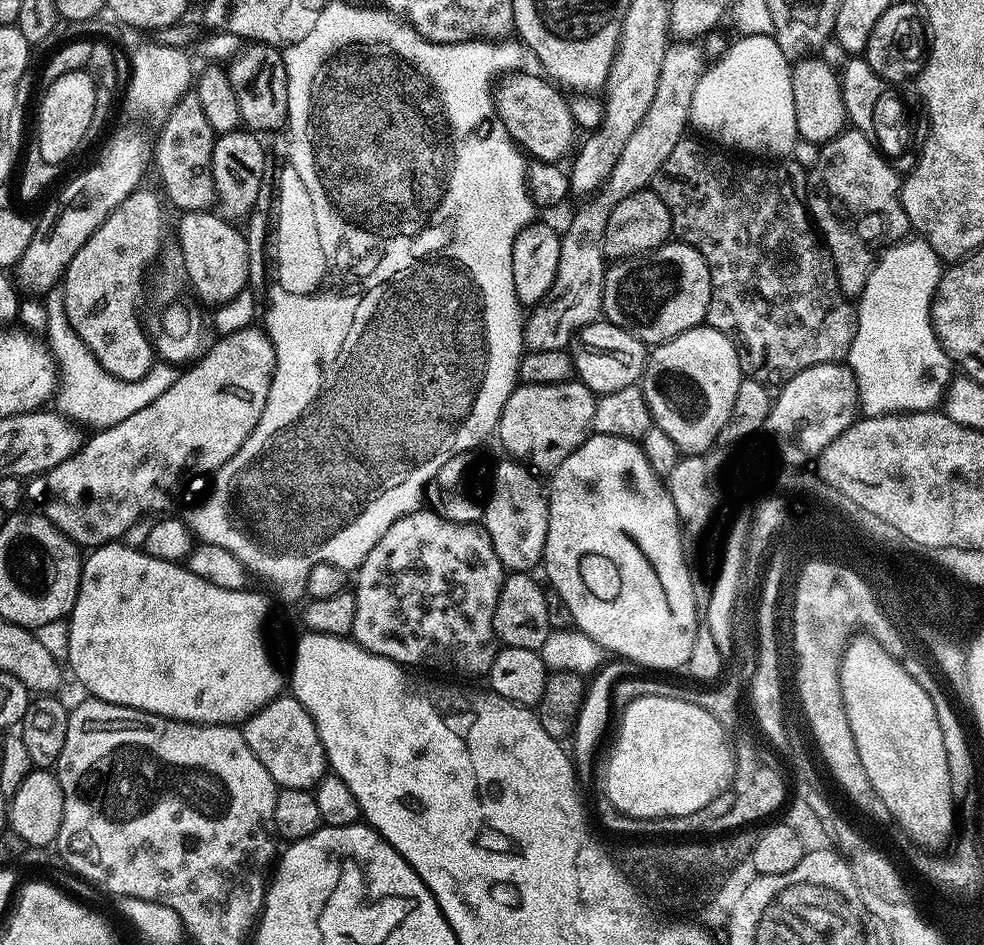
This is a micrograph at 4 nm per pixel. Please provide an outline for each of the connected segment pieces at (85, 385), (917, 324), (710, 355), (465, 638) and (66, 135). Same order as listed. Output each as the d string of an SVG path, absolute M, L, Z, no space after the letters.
M57 286L50 289L43 297L46 306L46 342L52 349L58 363L58 372L62 377L62 387L58 392L59 411L69 420L79 425L93 424L93 429L103 430L111 424L130 418L130 414L138 414L142 406L152 404L177 378L178 372L169 363L153 363L151 371L141 380L119 380L108 373L94 358L94 354L78 338L78 334L70 326L64 309L64 290Z
M905 238L883 249L884 257L873 263L870 278L858 297L856 333L846 363L852 369L856 388L860 391L859 411L868 418L933 411L945 399L954 379L952 359L940 343L936 327L932 324L932 300L940 285L942 261L924 239L912 239Z
M701 326L686 330L673 340L667 340L665 344L657 344L649 351L648 361L644 363L642 387L646 402L650 406L652 423L666 434L670 434L670 438L681 453L704 452L708 447L711 449L715 445L718 434L726 426L734 410L734 398L738 394L738 386L742 379L741 353L738 348L736 353L735 347L737 348L737 345L727 331Z
M431 511L411 512L398 518L355 569L356 610L350 636L368 652L405 666L429 664L432 668L484 678L498 651L494 610L506 569L498 554L494 554L494 546L483 527L475 528L471 522L455 524L445 520L439 511Z
M87 70L63 74L43 89L40 109L36 112L36 134L34 140L41 147L42 157L50 163L63 165L76 152L76 147L84 140L84 135L92 128L96 111L98 87Z

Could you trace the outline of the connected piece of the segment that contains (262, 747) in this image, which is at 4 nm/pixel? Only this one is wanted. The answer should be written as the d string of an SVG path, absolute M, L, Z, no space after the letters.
M291 694L276 696L269 704L262 706L262 710L254 713L249 720L243 721L242 731L246 738L246 746L254 750L254 758L258 758L262 766L266 766L270 778L274 778L274 782L280 788L315 789L329 771L328 756L324 753L324 747L318 738L316 723L310 718L306 706L302 706L302 702L298 702Z

